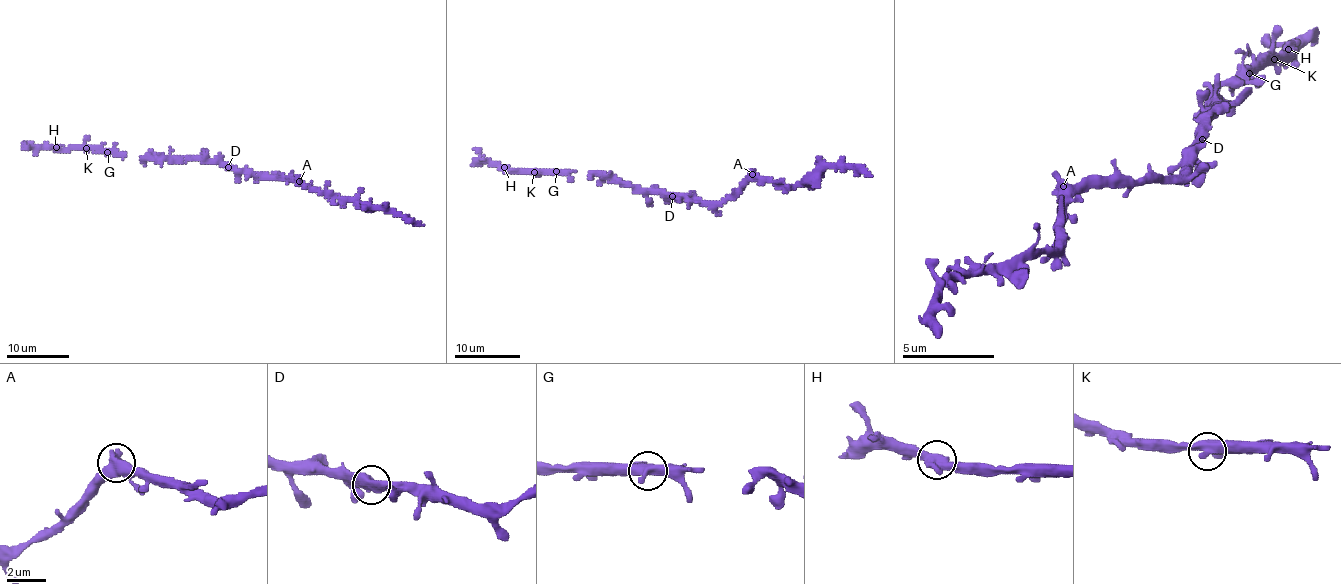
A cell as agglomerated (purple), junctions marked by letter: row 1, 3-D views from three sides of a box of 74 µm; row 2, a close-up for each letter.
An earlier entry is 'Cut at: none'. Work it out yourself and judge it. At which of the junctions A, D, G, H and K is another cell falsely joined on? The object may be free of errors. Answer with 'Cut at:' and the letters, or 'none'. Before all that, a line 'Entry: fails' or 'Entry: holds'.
Entry: holds
Cut at: none

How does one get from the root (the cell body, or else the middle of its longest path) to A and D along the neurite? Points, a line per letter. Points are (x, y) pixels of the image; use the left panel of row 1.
A: (241, 169), (299, 181)
D: (241, 169), (228, 167)

